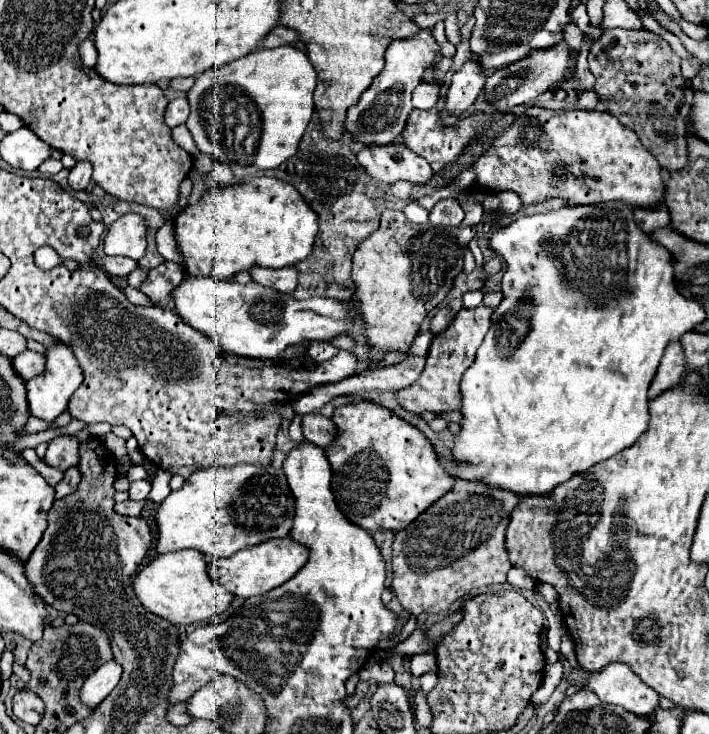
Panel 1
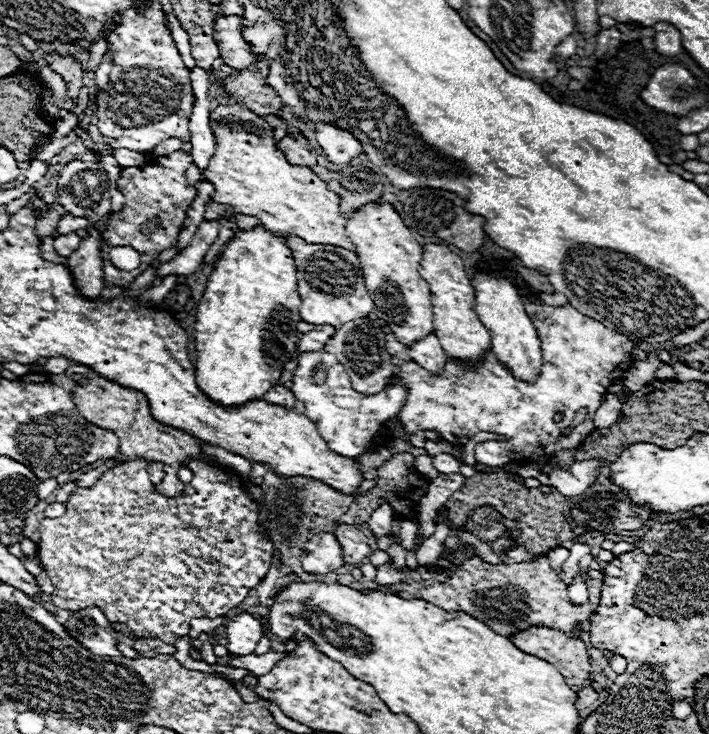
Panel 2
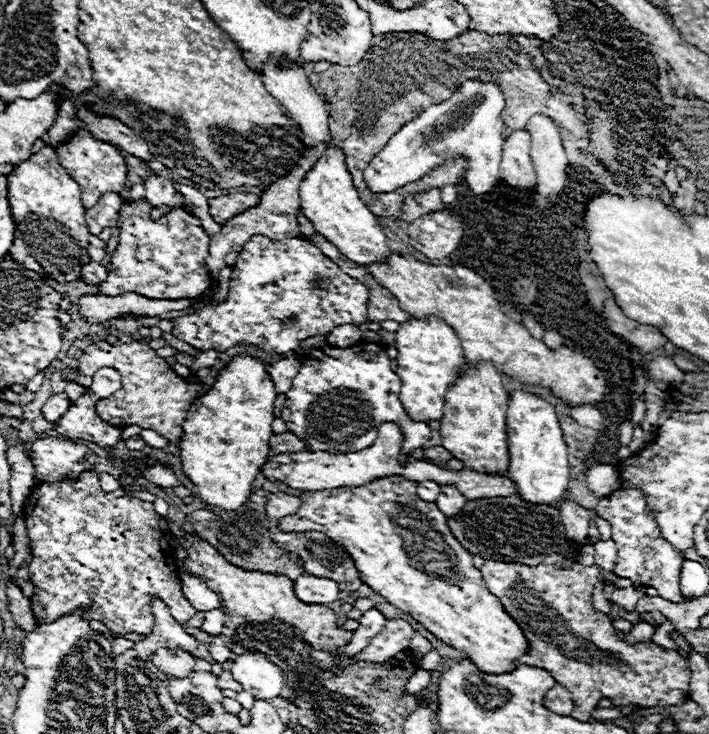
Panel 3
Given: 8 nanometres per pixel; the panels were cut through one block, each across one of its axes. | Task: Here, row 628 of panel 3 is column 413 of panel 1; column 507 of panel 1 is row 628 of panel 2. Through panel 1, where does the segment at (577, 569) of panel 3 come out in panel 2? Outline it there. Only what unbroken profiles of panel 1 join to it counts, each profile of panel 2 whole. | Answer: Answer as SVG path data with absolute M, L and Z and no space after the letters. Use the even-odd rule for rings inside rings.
M478 556L464 560L458 570L444 582L434 584L430 588L418 590L412 594L414 598L424 598L442 610L464 610L472 618L480 622L488 622L496 634L504 634L510 638L532 626L546 626L564 632L566 636L580 638L580 632L574 626L590 620L592 606L590 602L572 604L568 598L568 586L562 582L560 574L556 574L546 556L536 556L534 560L520 564L486 564Z

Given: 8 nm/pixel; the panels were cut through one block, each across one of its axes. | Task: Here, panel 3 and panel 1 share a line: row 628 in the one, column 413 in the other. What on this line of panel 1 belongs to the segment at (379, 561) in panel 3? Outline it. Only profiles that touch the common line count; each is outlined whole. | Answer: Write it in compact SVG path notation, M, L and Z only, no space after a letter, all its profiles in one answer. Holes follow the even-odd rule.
M348 404L334 410L332 422L338 434L324 454L332 468L334 500L346 520L370 534L376 530L400 532L456 482L444 472L424 434L382 406Z

